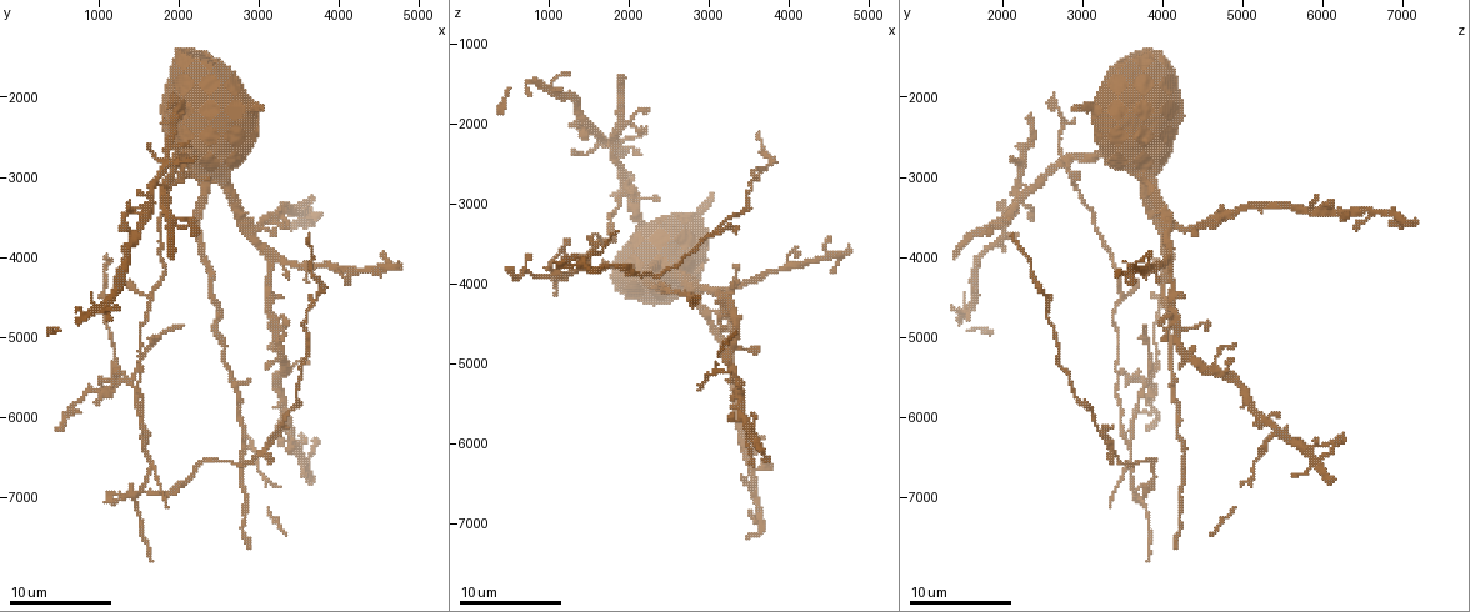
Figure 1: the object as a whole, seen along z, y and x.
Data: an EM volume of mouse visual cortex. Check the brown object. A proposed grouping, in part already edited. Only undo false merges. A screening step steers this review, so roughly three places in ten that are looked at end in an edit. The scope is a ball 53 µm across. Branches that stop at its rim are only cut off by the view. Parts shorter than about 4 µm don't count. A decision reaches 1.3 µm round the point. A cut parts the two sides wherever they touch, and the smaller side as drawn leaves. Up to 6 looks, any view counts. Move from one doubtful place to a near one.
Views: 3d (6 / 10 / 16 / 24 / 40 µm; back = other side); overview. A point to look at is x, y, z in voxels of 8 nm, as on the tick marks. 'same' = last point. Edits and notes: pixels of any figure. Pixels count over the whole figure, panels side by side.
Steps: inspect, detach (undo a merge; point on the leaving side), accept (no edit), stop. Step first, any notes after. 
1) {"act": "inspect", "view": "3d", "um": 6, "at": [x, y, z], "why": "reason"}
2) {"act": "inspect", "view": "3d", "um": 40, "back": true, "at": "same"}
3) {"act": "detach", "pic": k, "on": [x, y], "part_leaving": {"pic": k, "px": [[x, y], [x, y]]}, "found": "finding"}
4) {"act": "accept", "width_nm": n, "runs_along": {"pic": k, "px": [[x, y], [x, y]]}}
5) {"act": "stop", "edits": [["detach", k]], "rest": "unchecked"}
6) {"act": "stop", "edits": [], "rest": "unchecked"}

{"act": "inspect", "view": "3d", "um": 16, "at": [3150, 4050, 4100], "why": "a fork"}

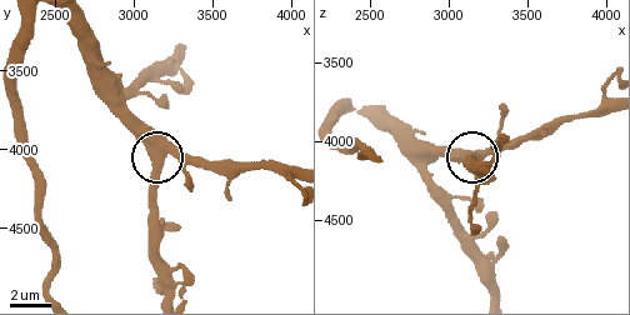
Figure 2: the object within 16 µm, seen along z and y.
{"act": "accept", "runs_along": {"pic": 2, "px": [[76, 21], [116, 118], [158, 156], [200, 158]]}, "found": "one cell here"}

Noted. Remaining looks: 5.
{"act": "inspect", "view": "3d", "um": 16, "at": [1600, 6300, 3600], "why": "two arms in line, one across"}

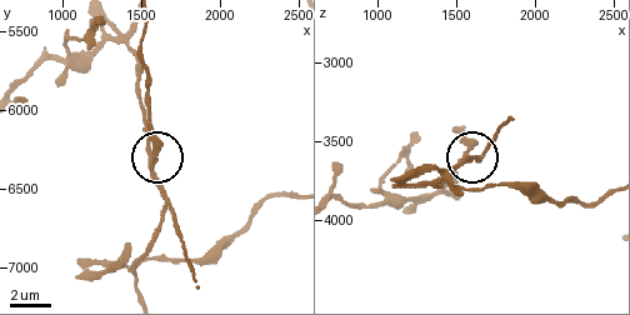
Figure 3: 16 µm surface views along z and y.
{"act": "detach", "pic": 3, "on": [485, 146], "arms": 3, "found": "two cells meet here"}

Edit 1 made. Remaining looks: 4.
{"act": "inspect", "view": "3d", "um": 10, "at": [1450, 7050, 3700]}

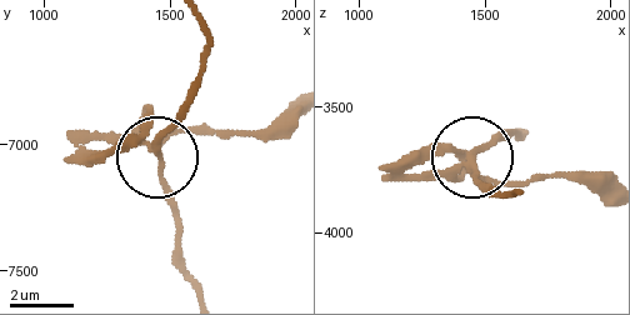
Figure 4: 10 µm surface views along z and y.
{"act": "inspect", "view": "3d", "um": 10, "back": true, "at": [1440, 7010, 3730]}

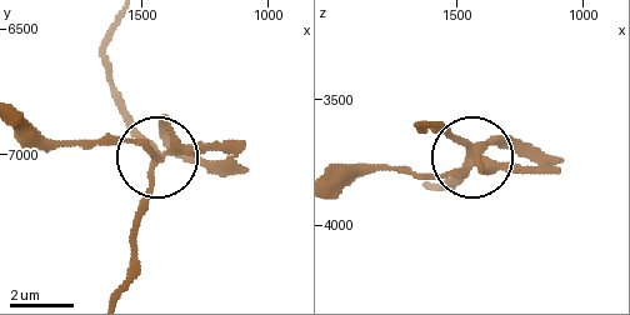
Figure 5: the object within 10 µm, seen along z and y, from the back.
{"act": "detach", "pic": 5, "on": [208, 160], "arms": 5, "found": "a second cell is stuck on"}

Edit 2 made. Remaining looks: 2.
{"act": "stop", "edits": [["detach", 3], ["detach", 5]], "rest": "unchecked"}

